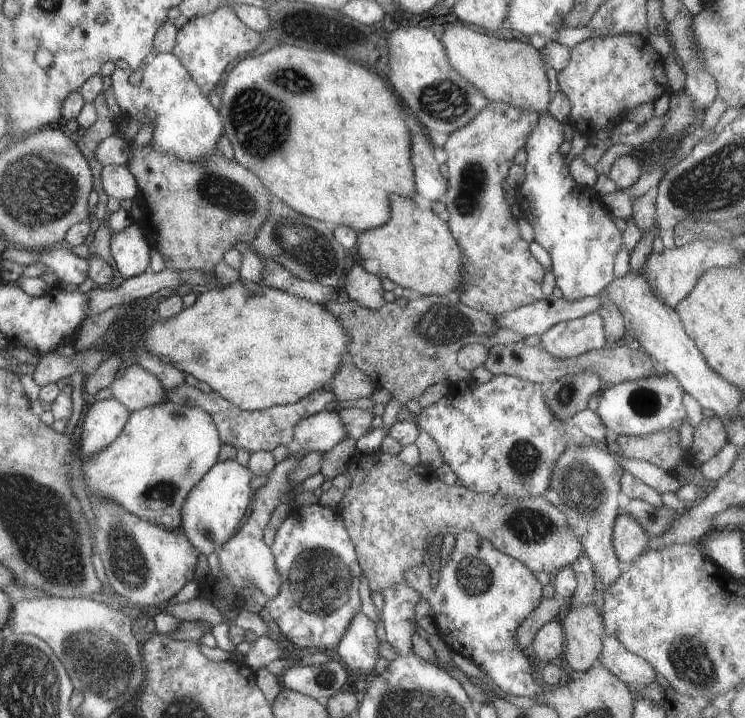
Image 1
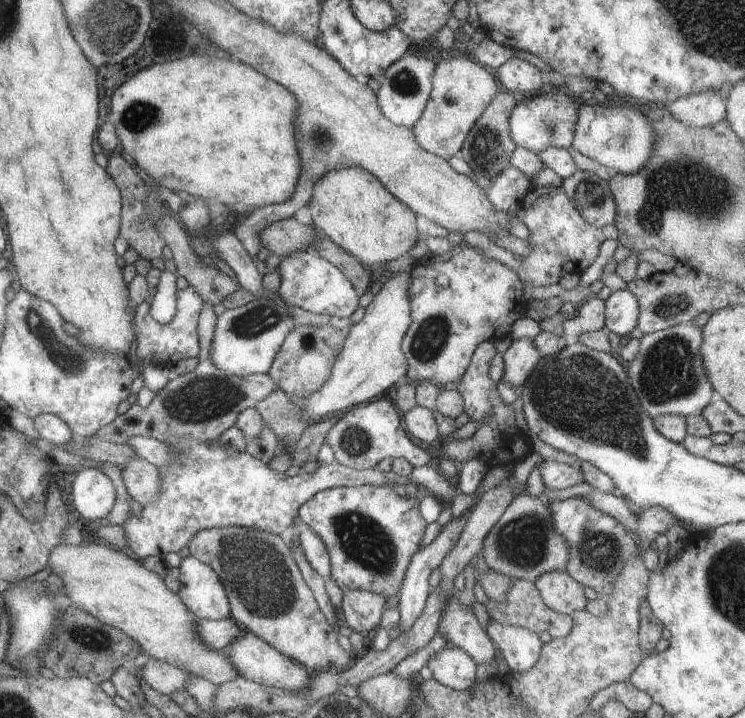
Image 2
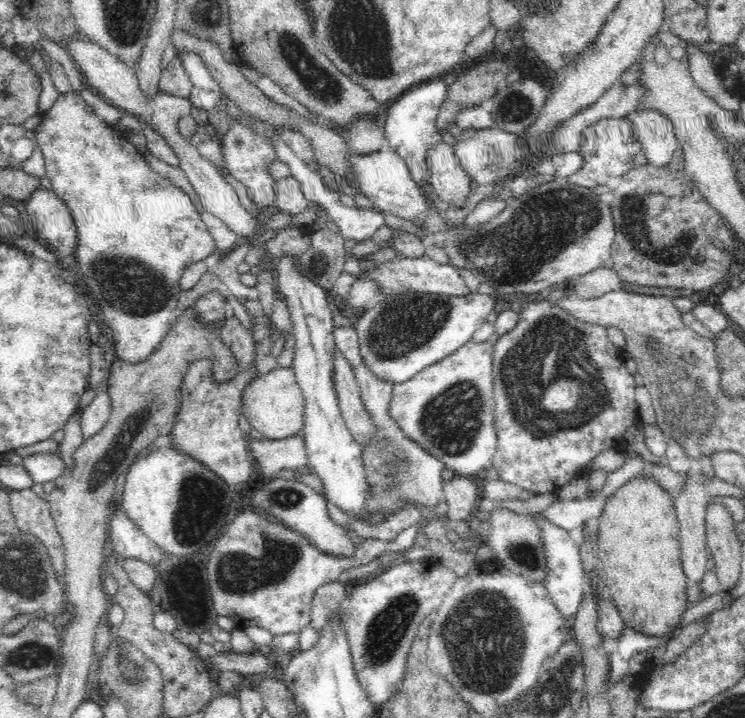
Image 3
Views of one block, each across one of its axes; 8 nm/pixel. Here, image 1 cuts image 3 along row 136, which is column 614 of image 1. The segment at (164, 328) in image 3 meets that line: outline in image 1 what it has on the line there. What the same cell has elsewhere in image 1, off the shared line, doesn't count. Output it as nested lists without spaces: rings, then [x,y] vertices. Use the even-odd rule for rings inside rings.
[[[639,34],[611,38],[589,38],[571,48],[569,62],[557,72],[559,92],[569,102],[569,126],[591,138],[599,130],[613,130],[637,106],[653,104],[663,94],[671,94],[663,72],[663,58]]]

